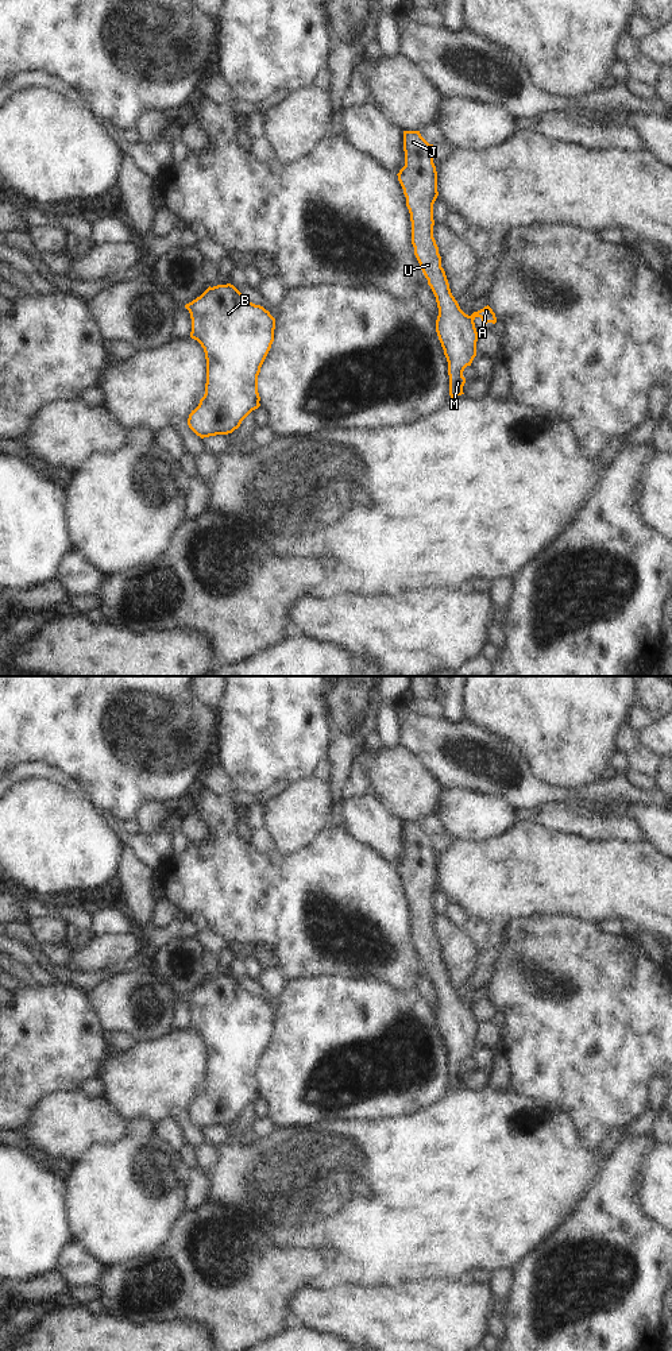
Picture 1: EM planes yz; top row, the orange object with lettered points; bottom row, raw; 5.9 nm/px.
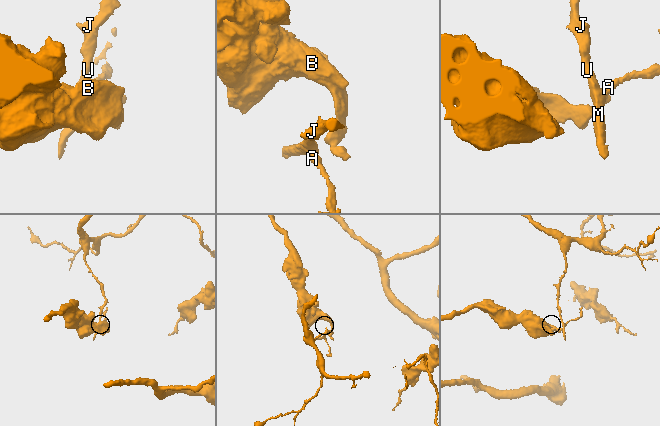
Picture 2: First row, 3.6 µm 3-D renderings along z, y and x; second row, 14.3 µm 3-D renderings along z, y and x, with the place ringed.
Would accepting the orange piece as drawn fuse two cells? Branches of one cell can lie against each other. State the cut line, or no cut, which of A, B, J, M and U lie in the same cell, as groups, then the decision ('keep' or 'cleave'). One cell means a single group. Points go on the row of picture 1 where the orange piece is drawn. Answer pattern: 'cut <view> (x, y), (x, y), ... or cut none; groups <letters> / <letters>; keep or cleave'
cut yz (470, 316), (474, 325); groups A / B J M U; cleave

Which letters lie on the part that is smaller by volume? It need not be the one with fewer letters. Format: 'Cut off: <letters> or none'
Cut off: A

